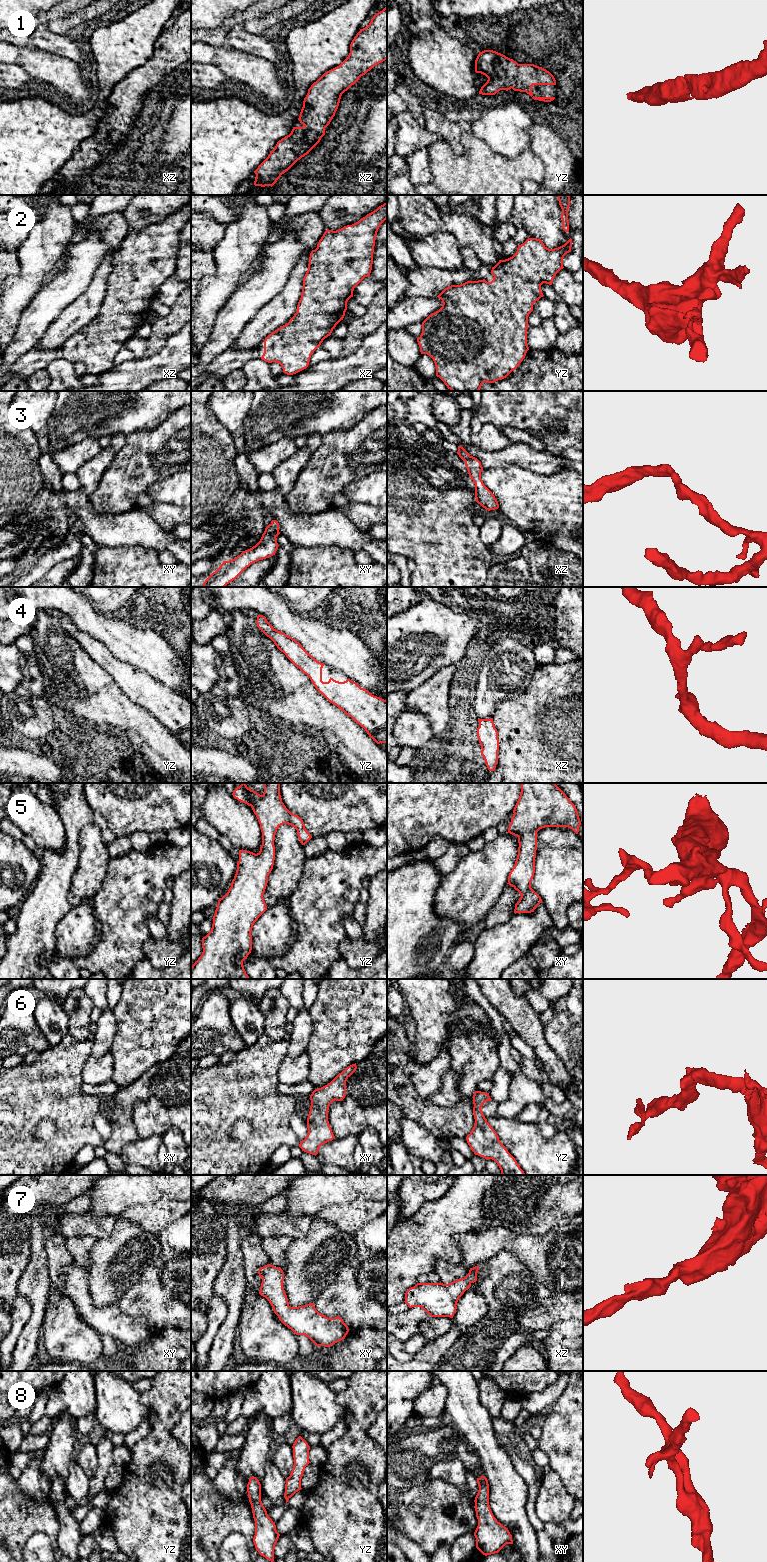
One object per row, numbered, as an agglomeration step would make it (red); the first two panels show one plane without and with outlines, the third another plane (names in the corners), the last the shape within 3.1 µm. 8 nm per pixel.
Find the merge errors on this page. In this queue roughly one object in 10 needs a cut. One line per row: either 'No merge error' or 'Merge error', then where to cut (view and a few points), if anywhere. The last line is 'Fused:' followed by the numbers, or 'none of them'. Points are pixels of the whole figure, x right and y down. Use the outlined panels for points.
1: No merge error. No split
2: No merge error. No split
3: No merge error. No split
4: No merge error. No split
5: No merge error. No split
6: No merge error. No split
7: No merge error. No split
8: No merge error. No split
Fused: none of them

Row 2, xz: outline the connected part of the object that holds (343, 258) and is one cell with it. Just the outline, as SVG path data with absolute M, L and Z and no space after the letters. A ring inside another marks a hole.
M387 201L352 225L324 232L317 248L310 253L297 312L287 324L265 338L262 360L279 363L287 375L296 374L308 367L311 355L343 320L354 288L370 276L376 235L386 219Z

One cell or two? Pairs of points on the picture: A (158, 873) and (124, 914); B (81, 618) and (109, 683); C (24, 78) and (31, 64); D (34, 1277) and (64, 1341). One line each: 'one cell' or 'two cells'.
A: one cell
B: two cells
C: two cells
D: two cells

